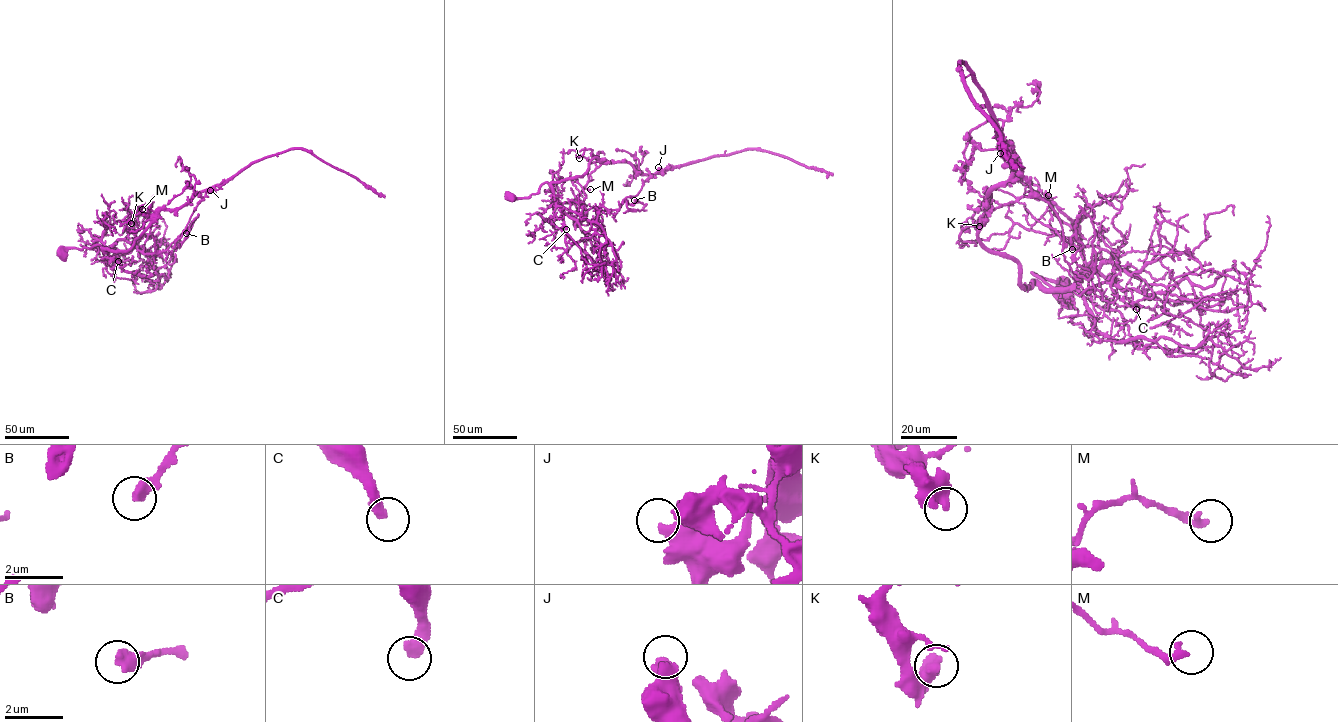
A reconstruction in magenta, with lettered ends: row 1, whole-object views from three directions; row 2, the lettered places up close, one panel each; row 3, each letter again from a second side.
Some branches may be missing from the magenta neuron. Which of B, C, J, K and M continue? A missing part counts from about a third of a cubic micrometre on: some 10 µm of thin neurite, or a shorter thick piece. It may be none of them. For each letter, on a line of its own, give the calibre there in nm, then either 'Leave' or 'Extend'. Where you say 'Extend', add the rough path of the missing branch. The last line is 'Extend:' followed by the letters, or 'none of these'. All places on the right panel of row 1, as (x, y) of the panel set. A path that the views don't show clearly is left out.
B: Thickness 420 nm. Leave
C: Thickness 400 nm. Extend
J: Thickness 360 nm. Leave
K: Thickness 500 nm. Leave
M: Thickness 280 nm. Leave
Extend: C

